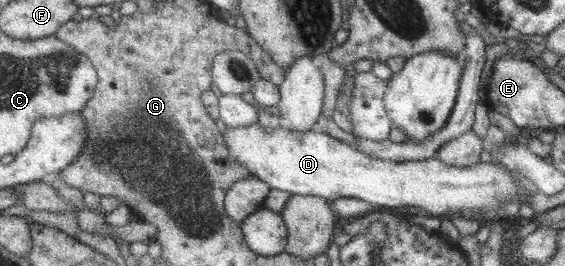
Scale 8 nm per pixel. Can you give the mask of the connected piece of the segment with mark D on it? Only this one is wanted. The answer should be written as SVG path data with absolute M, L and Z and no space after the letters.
M260 121L250 126L227 127L224 135L229 151L238 162L248 166L254 175L265 180L270 189L289 192L291 195L319 196L330 202L340 197L354 198L376 205L378 209L416 206L428 215L439 218L450 218L456 214L463 216L474 214L474 218L480 217L484 220L491 214L503 213L500 202L505 198L523 200L527 194L517 185L517 181L510 177L508 169L492 160L487 163L478 162L472 166L448 166L435 157L404 162L370 158L321 131L308 129L300 132L283 125L267 131Z

